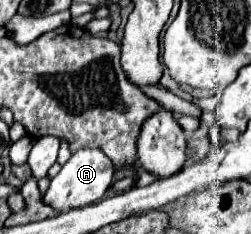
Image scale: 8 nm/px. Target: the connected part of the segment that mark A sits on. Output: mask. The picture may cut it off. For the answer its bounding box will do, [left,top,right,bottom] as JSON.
[43,148,113,212]

